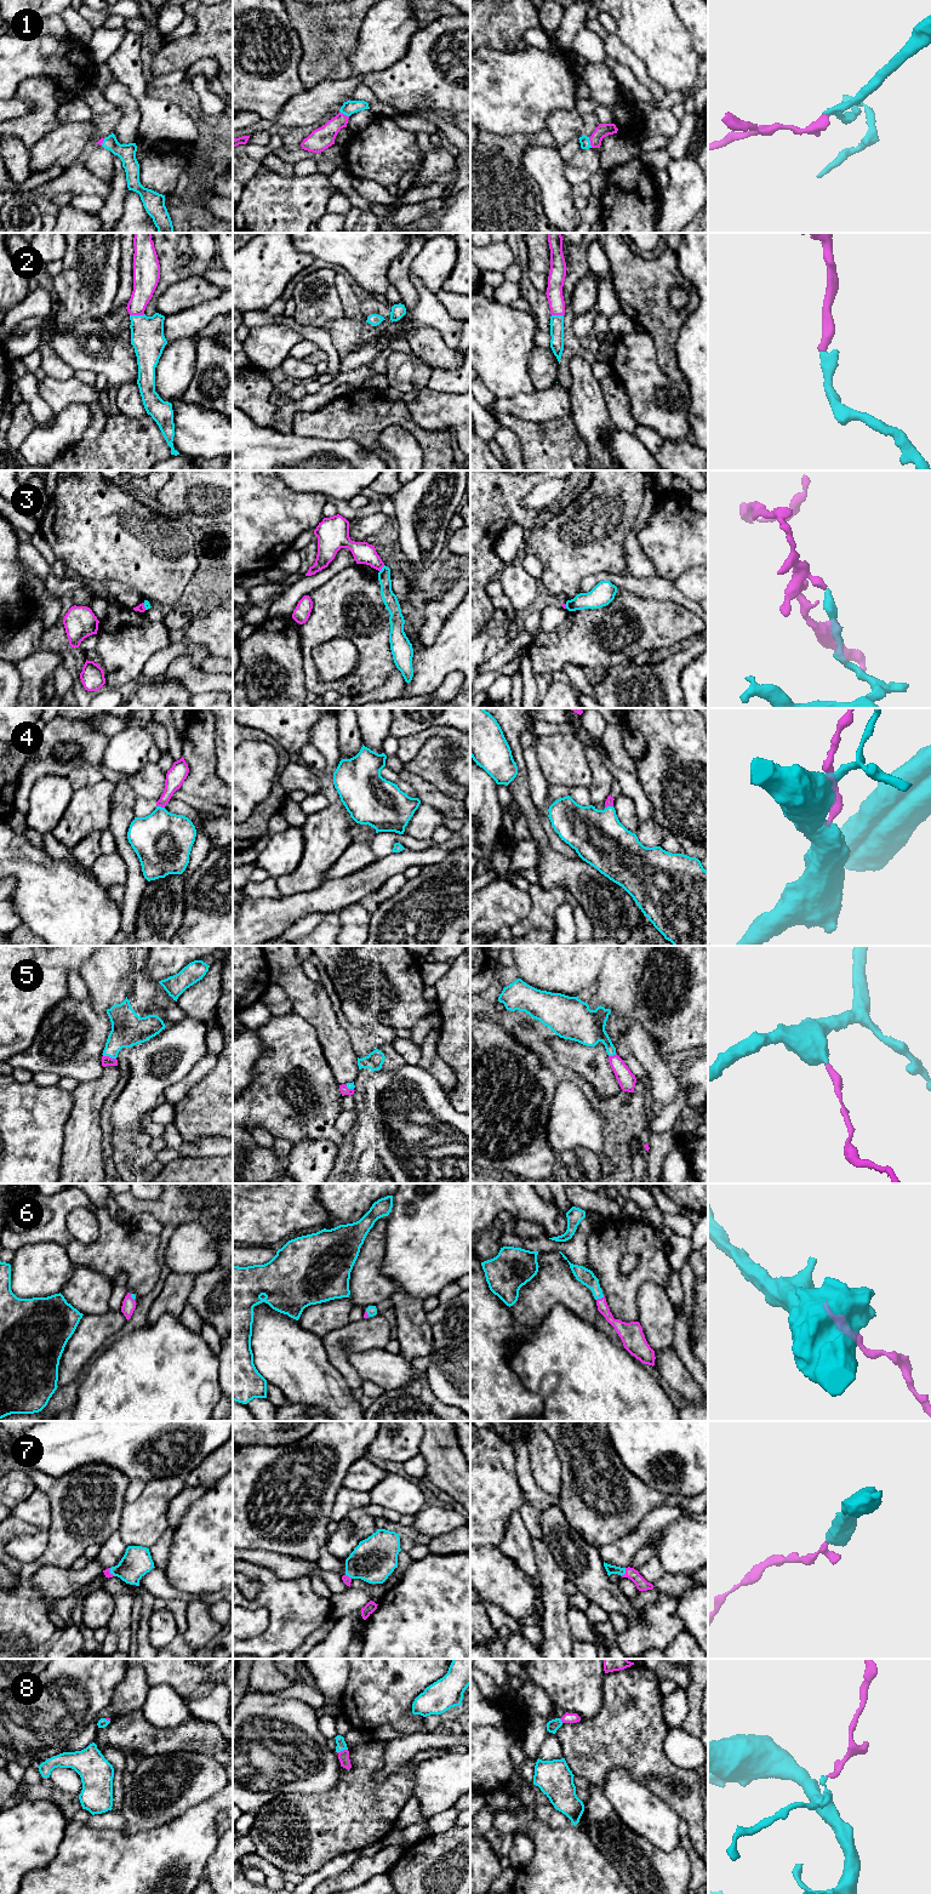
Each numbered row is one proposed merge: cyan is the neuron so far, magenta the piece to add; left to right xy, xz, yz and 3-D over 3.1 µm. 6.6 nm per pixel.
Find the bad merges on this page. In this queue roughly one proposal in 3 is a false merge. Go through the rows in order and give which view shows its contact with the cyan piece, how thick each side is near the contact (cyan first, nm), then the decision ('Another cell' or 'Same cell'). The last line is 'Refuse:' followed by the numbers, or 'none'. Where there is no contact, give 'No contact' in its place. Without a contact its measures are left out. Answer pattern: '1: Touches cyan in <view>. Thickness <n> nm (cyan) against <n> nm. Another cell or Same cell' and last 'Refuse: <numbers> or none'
1: Touches cyan in yz. Thickness 70 nm (cyan) against 90 nm. Same cell
2: Touches cyan in xy. Thickness 220 nm (cyan) against 170 nm. Same cell
3: Touches cyan in xz. Thickness 90 nm (cyan) against 140 nm. Another cell
4: Touches cyan in xy. Thickness 380 nm (cyan) against 120 nm. Same cell
5: Touches cyan in xy. Thickness 220 nm (cyan) against 60 nm. Same cell
6: Touches cyan in yz. Thickness 100 nm (cyan) against 90 nm. Same cell
7: Touches cyan in yz. Thickness 60 nm (cyan) against 80 nm. Same cell
8: Touches cyan in xz. Thickness 60 nm (cyan) against 80 nm. Same cell
Refuse: 3

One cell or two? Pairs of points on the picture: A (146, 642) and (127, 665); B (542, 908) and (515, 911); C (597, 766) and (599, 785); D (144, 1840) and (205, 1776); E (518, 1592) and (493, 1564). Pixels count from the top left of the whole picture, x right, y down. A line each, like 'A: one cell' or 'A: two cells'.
A: one cell
B: two cells
C: one cell
D: two cells
E: one cell

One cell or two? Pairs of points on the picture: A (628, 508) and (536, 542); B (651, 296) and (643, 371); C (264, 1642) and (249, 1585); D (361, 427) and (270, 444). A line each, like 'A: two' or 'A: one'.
A: one
B: two
C: two
D: two

